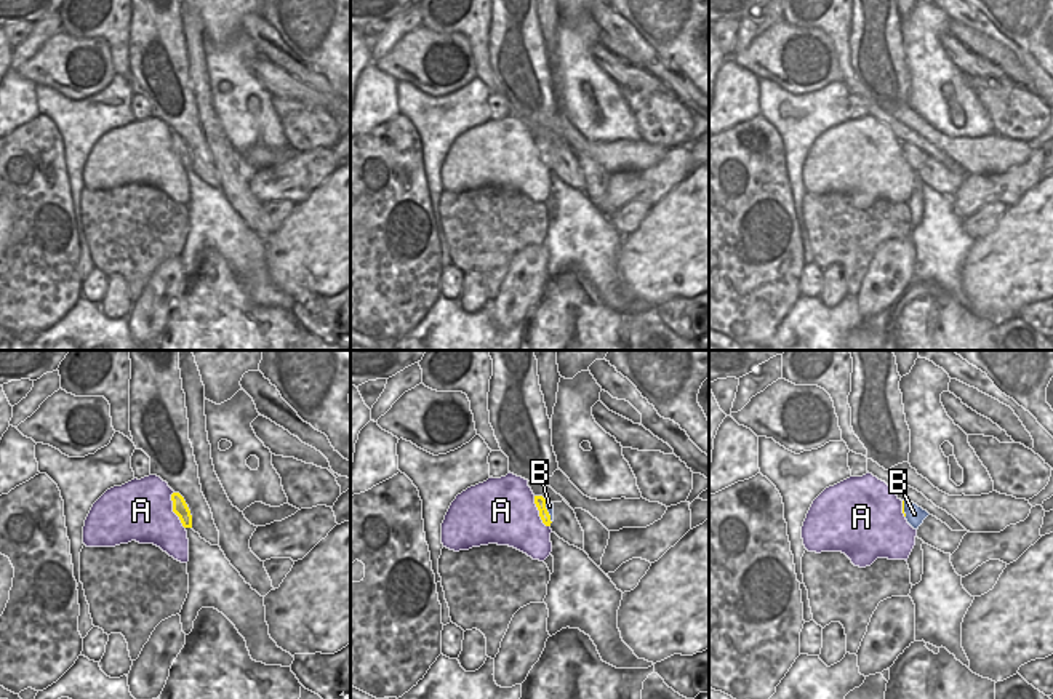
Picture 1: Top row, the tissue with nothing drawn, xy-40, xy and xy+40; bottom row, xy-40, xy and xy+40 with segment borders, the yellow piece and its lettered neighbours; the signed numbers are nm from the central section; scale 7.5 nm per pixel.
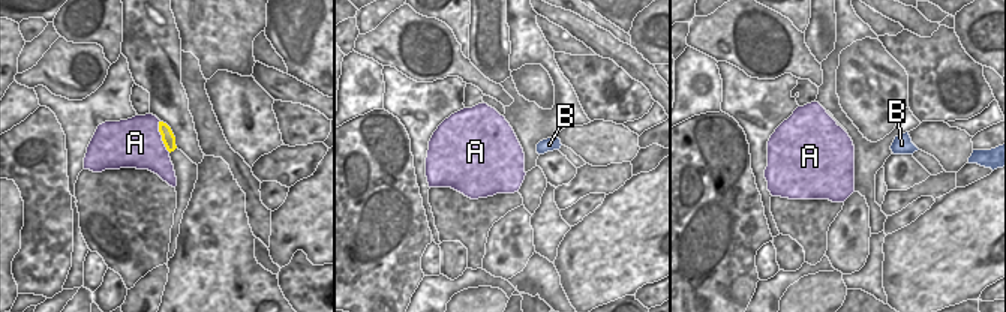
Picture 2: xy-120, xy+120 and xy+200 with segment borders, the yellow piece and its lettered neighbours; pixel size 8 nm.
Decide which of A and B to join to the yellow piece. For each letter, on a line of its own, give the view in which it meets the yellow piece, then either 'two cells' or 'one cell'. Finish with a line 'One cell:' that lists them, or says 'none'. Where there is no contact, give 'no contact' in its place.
A: contact in xy-40; two cells
B: contact in xy; one cell
One cell: B

